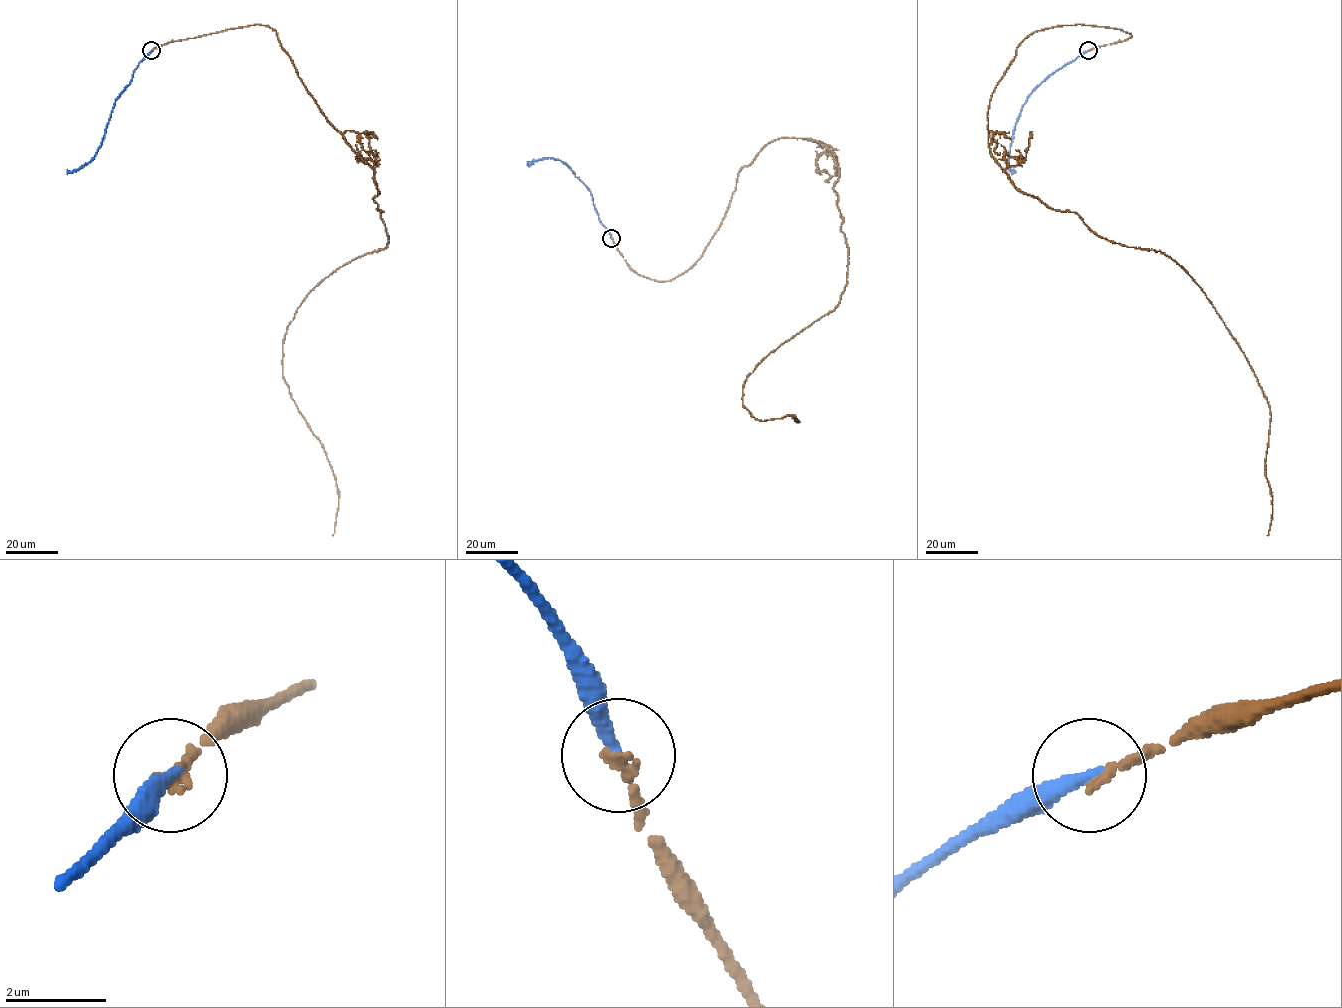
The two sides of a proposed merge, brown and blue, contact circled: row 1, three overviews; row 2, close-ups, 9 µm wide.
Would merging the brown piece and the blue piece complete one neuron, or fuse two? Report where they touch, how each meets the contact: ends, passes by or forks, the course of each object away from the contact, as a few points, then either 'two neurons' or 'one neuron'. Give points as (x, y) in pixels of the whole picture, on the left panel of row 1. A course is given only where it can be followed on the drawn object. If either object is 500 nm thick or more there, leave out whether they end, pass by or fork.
place (151, 50); brown ends; blue ends; course brown (152, 51), (267, 25), (374, 171), (387, 246), (322, 280), (283, 343), (282, 376), (336, 481), (332, 535); course blue (152, 51), (139, 64), (131, 82), (118, 95), (96, 154), (78, 169), (67, 170); one neuron

